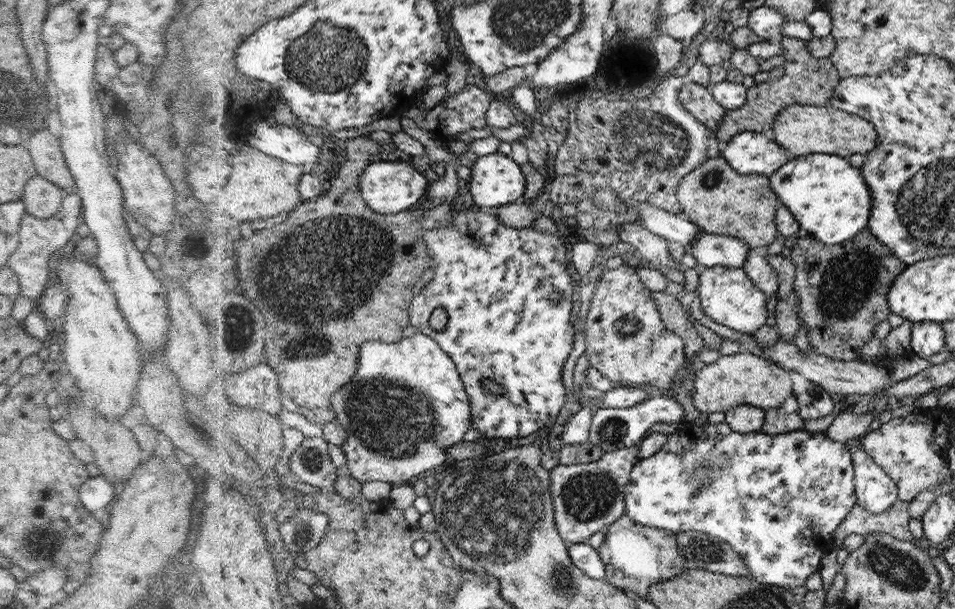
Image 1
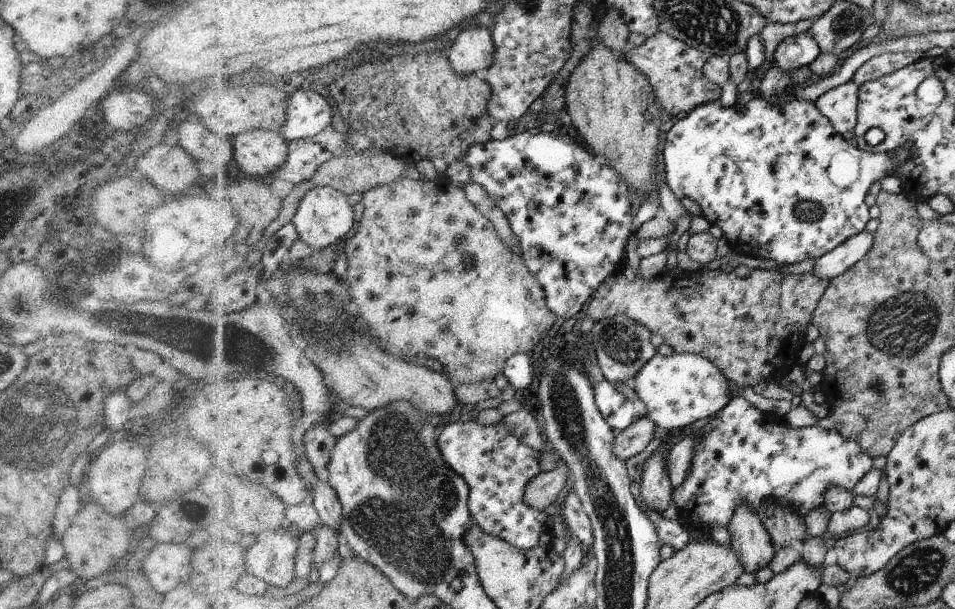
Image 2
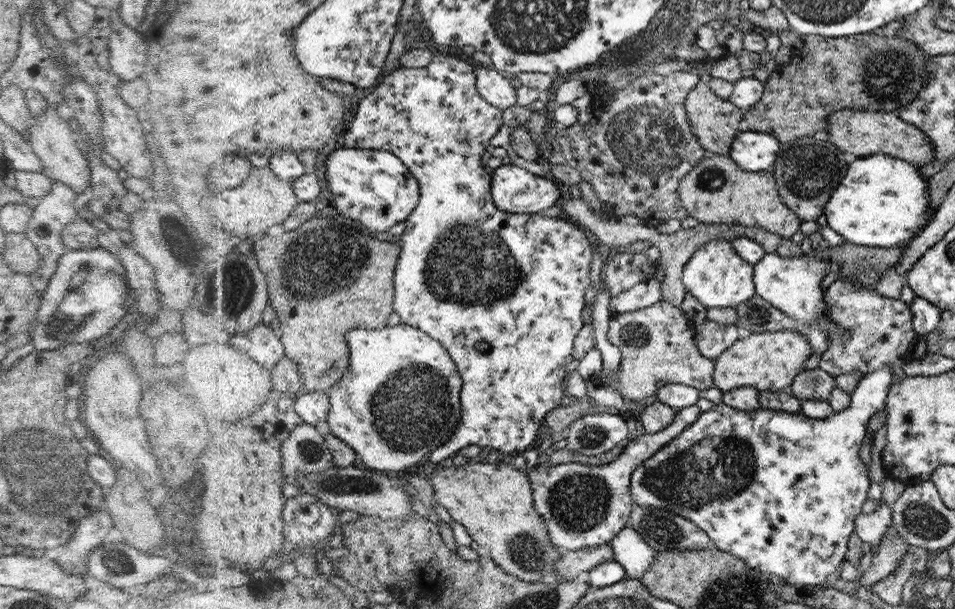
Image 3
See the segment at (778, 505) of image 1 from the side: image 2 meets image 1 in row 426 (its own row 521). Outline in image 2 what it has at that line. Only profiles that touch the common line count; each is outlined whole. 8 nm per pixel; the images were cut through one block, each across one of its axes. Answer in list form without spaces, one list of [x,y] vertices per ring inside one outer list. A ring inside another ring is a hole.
[[[742,396],[733,397],[720,413],[701,428],[699,436],[693,448],[689,475],[680,486],[673,488],[671,502],[679,511],[679,520],[684,527],[704,526],[708,531],[714,526],[727,528],[743,504],[757,512],[764,501],[771,499],[804,518],[810,510],[824,507],[823,498],[831,487],[842,487],[852,492],[874,464],[862,446],[847,439],[840,431],[826,430],[818,425],[794,428],[785,423],[769,423],[765,412]]]

